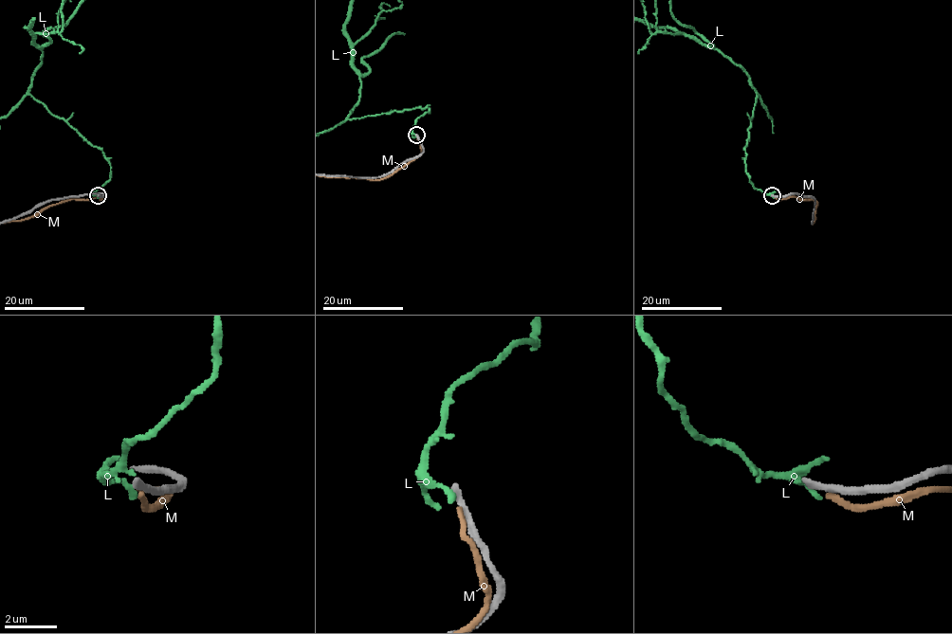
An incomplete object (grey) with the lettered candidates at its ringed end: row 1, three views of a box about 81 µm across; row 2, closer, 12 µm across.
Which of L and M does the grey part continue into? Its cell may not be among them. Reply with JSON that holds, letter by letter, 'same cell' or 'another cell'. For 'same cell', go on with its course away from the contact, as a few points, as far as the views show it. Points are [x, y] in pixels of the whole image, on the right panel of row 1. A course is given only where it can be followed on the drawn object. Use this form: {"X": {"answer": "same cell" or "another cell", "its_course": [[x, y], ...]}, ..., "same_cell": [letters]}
{"L": {"answer": "another cell"}, "M": {"answer": "another cell"}, "same_cell": []}

